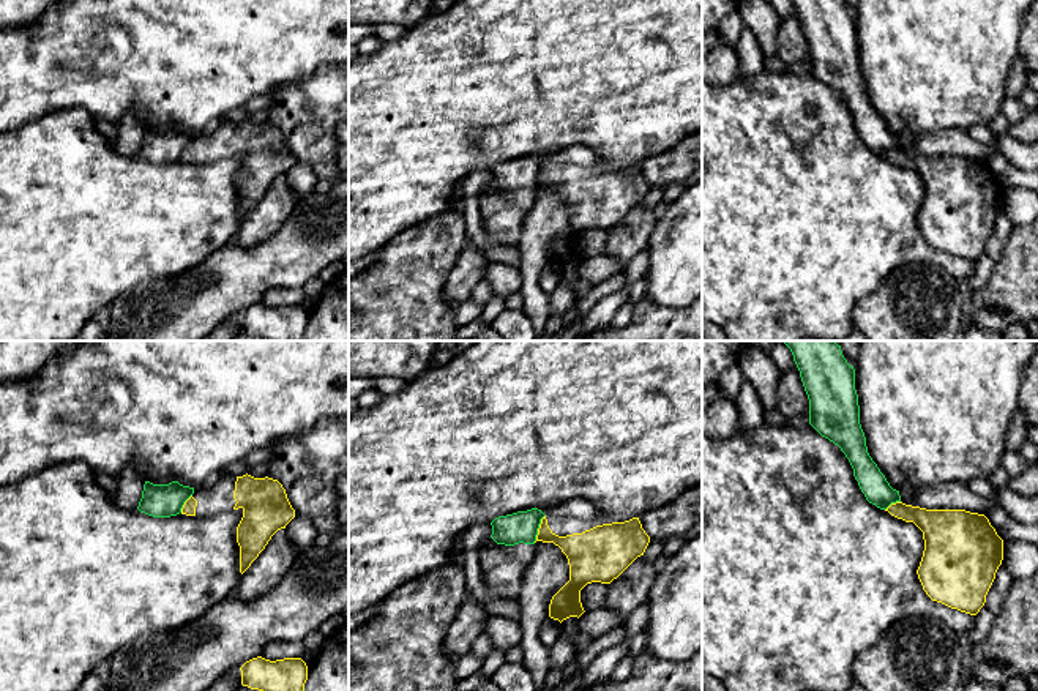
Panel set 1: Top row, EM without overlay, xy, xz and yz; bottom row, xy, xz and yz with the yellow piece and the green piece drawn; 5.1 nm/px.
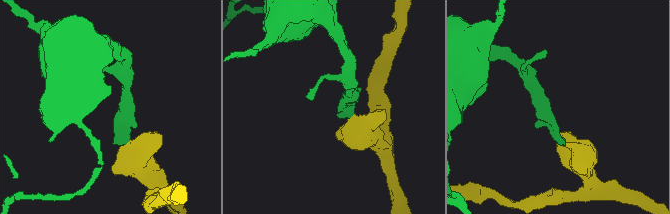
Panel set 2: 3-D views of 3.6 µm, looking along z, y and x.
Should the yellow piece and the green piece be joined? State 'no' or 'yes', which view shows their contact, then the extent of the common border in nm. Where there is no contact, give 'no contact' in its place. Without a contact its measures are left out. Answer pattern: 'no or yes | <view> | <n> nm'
no | xz | 160 nm

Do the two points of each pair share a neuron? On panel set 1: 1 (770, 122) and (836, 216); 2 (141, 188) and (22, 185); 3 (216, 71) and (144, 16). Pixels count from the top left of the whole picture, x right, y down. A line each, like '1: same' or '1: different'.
1: same
2: same
3: same

